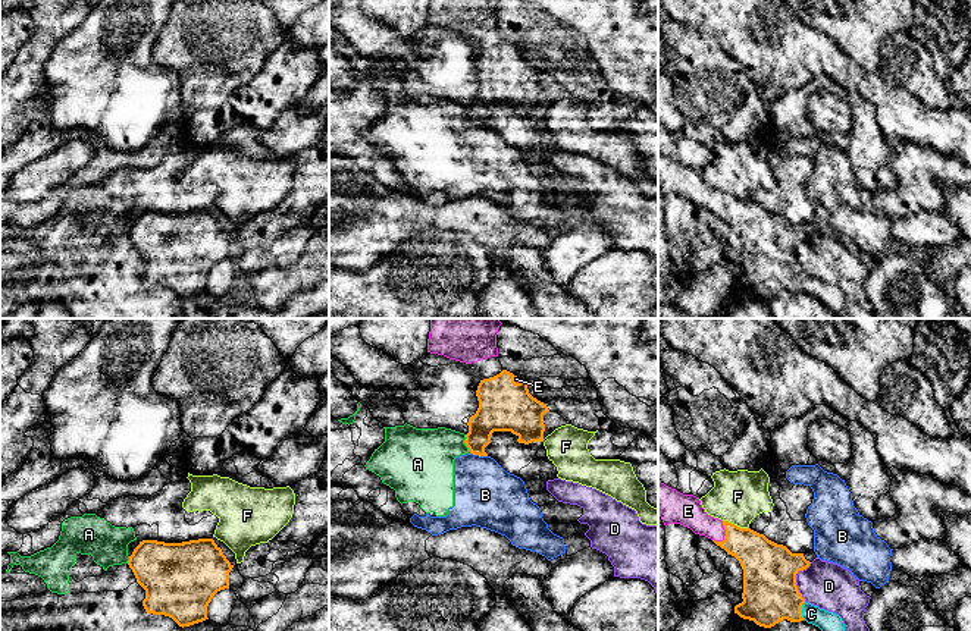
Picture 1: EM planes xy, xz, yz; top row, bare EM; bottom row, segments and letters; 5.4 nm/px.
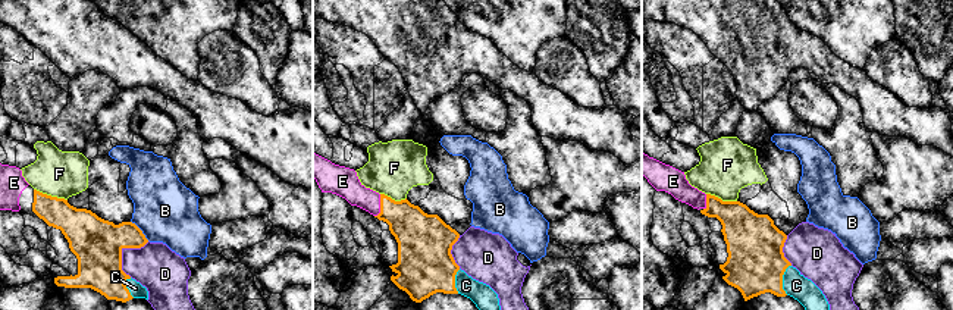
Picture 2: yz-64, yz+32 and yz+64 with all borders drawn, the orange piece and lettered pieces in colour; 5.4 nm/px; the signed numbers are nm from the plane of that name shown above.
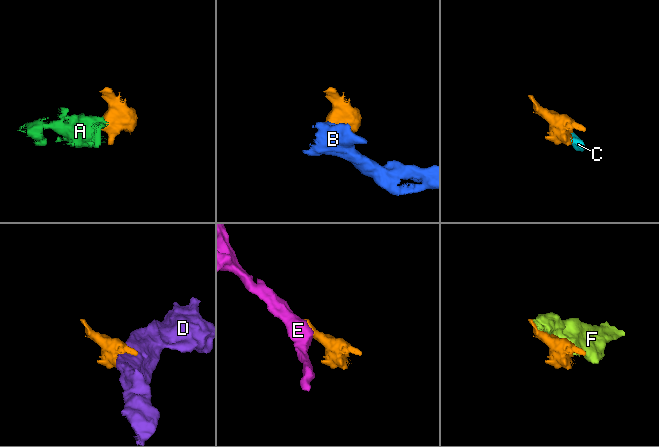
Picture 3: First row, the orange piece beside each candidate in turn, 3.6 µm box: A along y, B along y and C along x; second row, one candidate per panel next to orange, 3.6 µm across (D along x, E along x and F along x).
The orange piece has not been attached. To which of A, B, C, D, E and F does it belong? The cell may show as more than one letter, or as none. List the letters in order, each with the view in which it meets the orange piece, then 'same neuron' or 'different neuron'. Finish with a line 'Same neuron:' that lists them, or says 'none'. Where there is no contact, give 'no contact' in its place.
A: xz | different neuron
B: xz | different neuron
C: yz | same neuron
D: yz | different neuron
E: yz | same neuron
F: yz | different neuron
Same neuron: C, E

